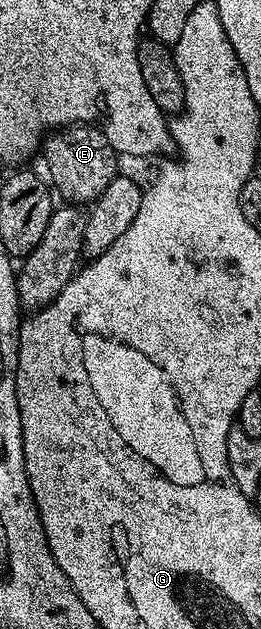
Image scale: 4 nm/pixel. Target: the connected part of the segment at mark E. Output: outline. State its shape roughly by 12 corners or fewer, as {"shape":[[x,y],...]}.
{"shape":[[92,124],[44,139],[48,181],[92,204],[118,177],[119,155]]}

